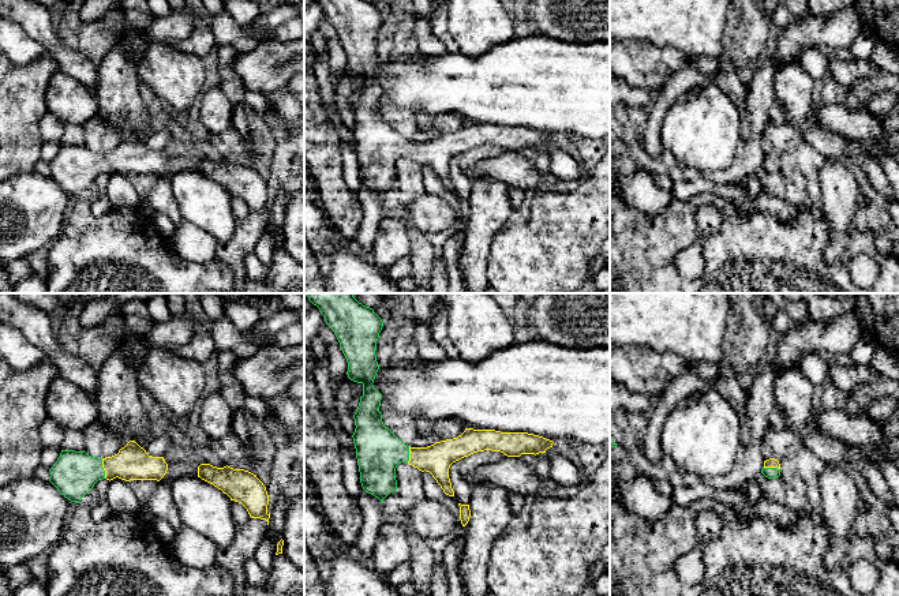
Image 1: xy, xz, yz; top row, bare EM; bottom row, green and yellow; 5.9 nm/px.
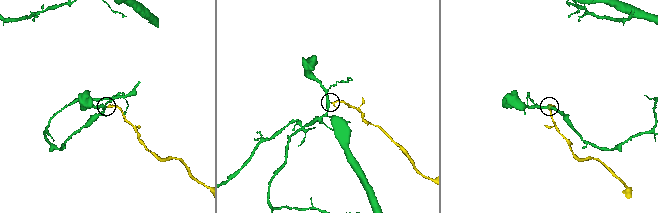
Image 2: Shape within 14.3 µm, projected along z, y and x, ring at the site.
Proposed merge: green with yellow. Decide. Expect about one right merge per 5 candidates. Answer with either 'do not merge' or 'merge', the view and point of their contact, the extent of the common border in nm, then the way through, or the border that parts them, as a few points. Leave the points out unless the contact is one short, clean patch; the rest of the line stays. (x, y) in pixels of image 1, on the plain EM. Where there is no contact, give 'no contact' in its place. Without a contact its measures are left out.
merge; meets green in xy at (102, 162); contact 120 nm long; runs through xy (74, 168), (102, 162), (131, 157)

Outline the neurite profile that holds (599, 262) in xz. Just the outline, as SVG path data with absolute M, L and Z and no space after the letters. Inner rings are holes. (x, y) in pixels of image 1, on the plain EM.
M610 233L604 243L602 244L602 248L599 254L593 258L591 263L591 273L595 275L598 271L606 267L606 262L610 259Z

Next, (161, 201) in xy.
M160 177L149 195L143 199L156 214L169 217L177 226L184 221L177 207L169 179Z

